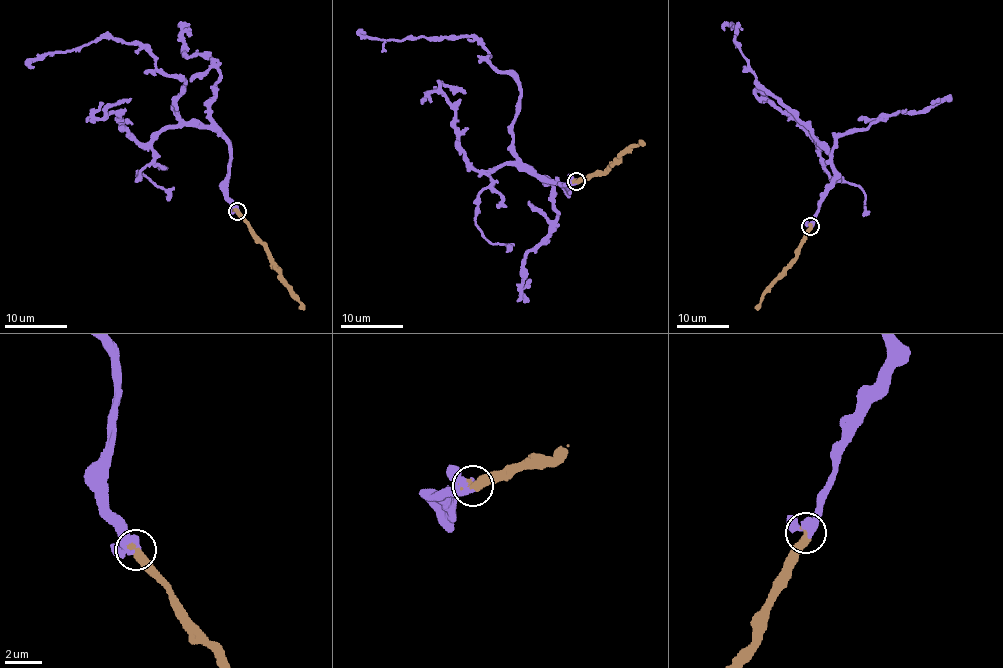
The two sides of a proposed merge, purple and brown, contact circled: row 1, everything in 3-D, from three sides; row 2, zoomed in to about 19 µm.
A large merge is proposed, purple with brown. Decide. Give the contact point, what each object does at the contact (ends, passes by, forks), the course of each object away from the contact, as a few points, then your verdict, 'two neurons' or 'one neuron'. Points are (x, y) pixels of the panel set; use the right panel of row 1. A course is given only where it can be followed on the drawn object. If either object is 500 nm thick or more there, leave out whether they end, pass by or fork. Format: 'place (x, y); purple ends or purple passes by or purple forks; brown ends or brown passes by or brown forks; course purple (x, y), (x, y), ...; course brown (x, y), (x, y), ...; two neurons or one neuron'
place (810, 226); purple passes by; brown ends; course purple (810, 226), (832, 178), (832, 162), (812, 134), (757, 81), (734, 40), (737, 25), (725, 29); course brown (810, 226), (799, 253), (763, 297), (756, 310); one neuron

